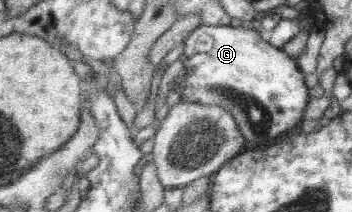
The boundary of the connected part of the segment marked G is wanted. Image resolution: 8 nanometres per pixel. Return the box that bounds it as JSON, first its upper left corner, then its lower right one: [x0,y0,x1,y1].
[174,26,308,147]

